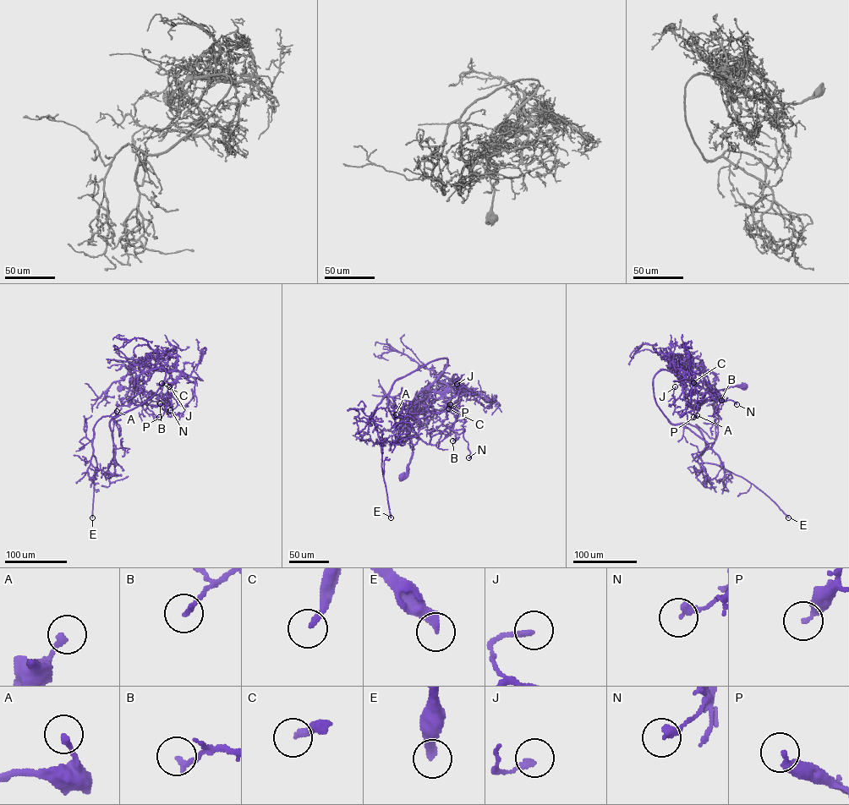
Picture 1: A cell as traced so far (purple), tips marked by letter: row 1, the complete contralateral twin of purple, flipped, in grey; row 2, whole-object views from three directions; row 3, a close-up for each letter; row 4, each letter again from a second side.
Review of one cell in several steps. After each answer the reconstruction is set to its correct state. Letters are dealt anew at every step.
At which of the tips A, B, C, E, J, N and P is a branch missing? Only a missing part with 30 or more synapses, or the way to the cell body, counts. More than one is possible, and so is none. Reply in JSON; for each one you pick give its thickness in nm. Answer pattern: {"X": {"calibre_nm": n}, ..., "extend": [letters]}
{"C": {"calibre_nm": 240}, "E": {"calibre_nm": 380}, "extend": ["C", "E"]}

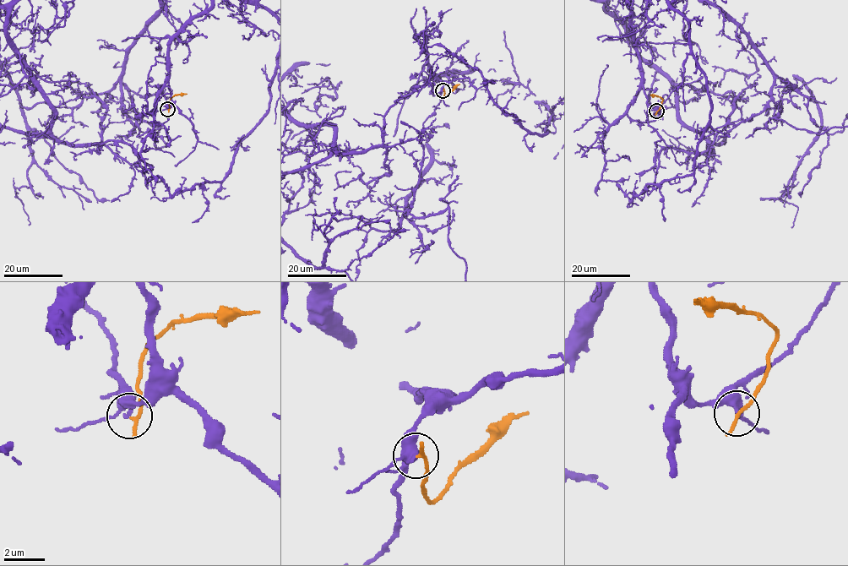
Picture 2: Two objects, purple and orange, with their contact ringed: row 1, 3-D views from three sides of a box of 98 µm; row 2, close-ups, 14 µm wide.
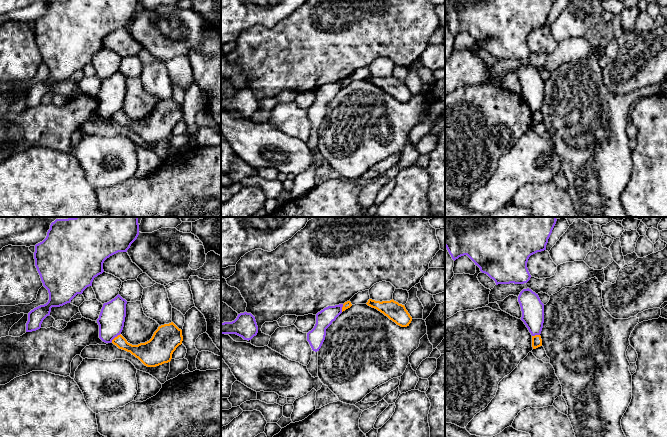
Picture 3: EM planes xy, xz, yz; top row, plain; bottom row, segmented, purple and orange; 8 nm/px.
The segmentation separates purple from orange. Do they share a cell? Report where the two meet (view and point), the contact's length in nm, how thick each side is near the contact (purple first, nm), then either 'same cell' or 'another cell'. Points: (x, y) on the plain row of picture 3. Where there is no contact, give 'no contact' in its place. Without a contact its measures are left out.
contact xy (115, 112); length 100 nm; calibres 220 and 140 nm; another cell

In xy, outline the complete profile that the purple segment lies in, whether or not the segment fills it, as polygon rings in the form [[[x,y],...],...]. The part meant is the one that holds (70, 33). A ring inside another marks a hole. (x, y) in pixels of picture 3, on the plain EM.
[[[51,0],[46,14],[35,21],[34,28],[35,42],[43,62],[48,66],[49,76],[28,89],[26,108],[40,105],[43,96],[50,91],[52,83],[70,79],[77,70],[82,70],[87,63],[92,62],[94,54],[104,48],[104,37],[118,28],[127,28],[138,11],[139,0]]]

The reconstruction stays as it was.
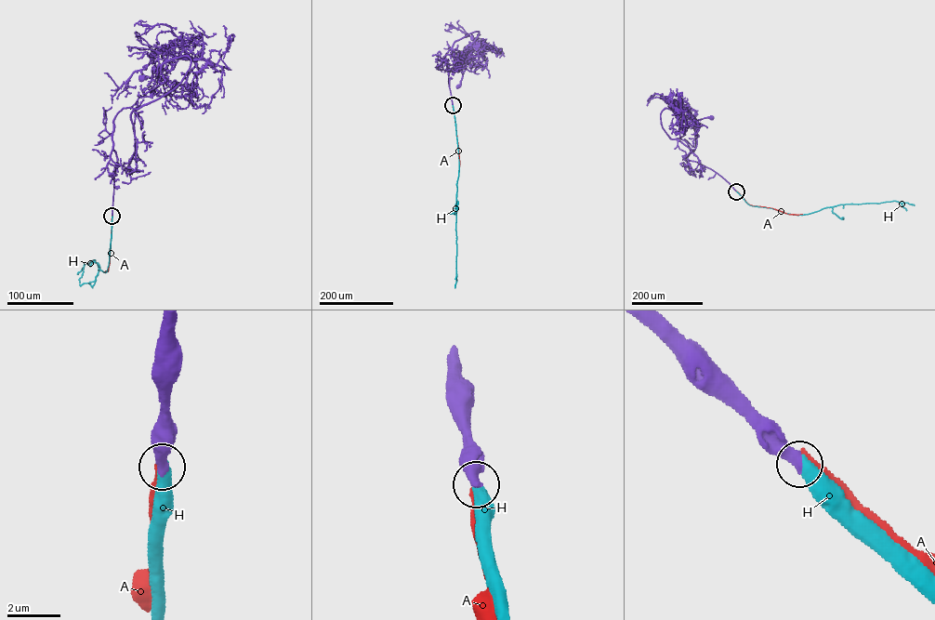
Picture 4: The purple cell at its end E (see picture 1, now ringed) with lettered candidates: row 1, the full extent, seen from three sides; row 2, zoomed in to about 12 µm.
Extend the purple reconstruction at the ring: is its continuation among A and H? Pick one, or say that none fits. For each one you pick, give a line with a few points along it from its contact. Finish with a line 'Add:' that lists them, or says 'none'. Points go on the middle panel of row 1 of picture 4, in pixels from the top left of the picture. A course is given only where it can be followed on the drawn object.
H: via (453, 105), (459, 161), (454, 287)
Add: H

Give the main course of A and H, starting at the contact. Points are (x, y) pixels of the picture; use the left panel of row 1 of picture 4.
A: (111, 216), (110, 262), (105, 271)
H: (111, 216), (106, 271), (100, 270), (95, 259), (87, 265), (85, 262), (77, 274)

